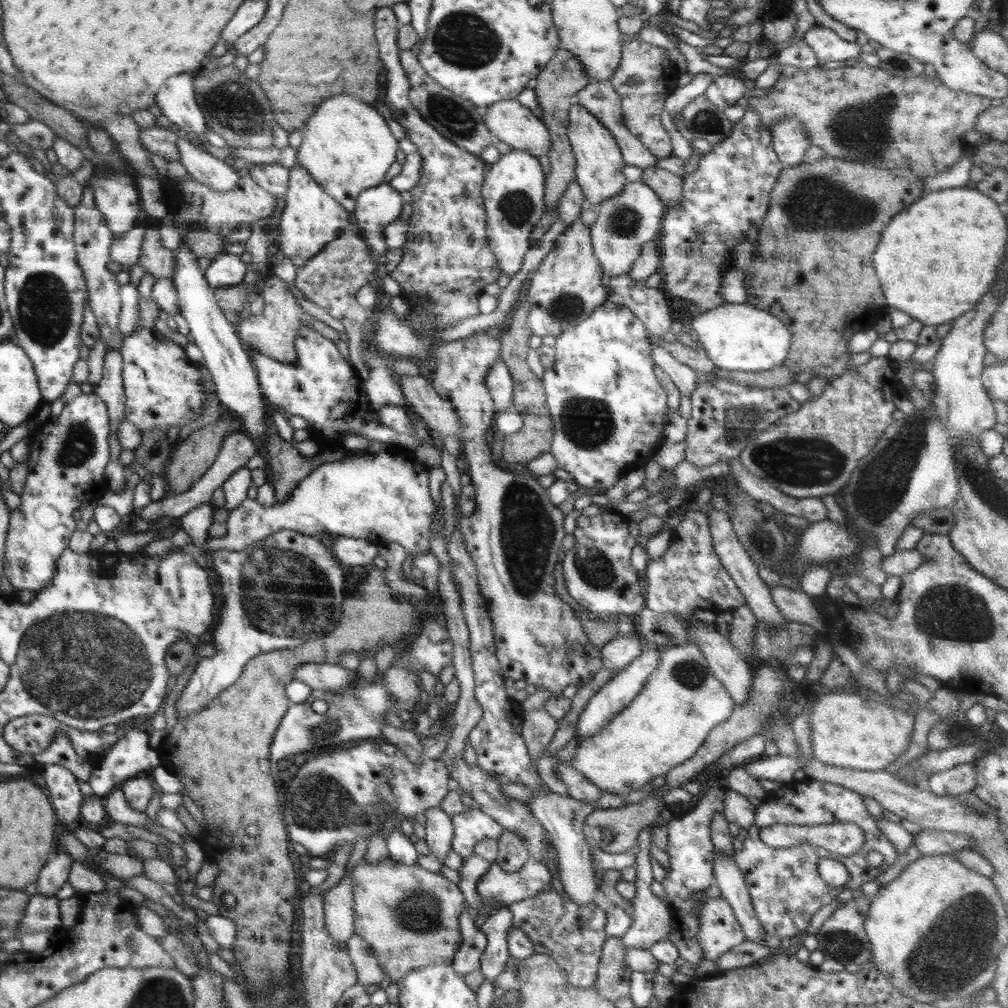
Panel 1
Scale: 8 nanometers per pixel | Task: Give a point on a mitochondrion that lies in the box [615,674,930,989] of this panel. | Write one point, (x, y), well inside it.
(843, 944)

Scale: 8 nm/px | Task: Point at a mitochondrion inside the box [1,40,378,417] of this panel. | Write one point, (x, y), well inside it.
(45, 305)

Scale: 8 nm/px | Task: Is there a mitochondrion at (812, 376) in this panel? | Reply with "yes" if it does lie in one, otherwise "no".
no

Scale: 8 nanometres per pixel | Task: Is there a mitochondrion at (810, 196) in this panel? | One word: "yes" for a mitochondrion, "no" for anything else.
yes

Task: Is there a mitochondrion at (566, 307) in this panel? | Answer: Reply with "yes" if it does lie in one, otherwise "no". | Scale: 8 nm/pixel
yes

